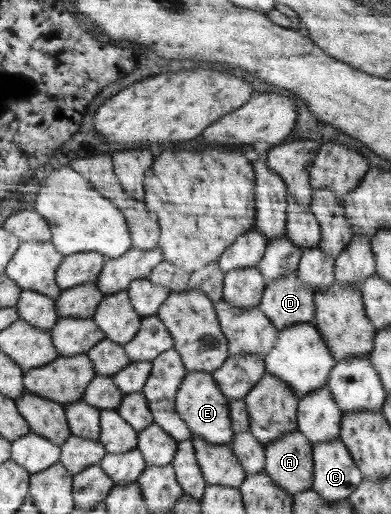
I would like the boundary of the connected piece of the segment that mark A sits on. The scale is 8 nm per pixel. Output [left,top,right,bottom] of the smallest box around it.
[264,430,314,497]

